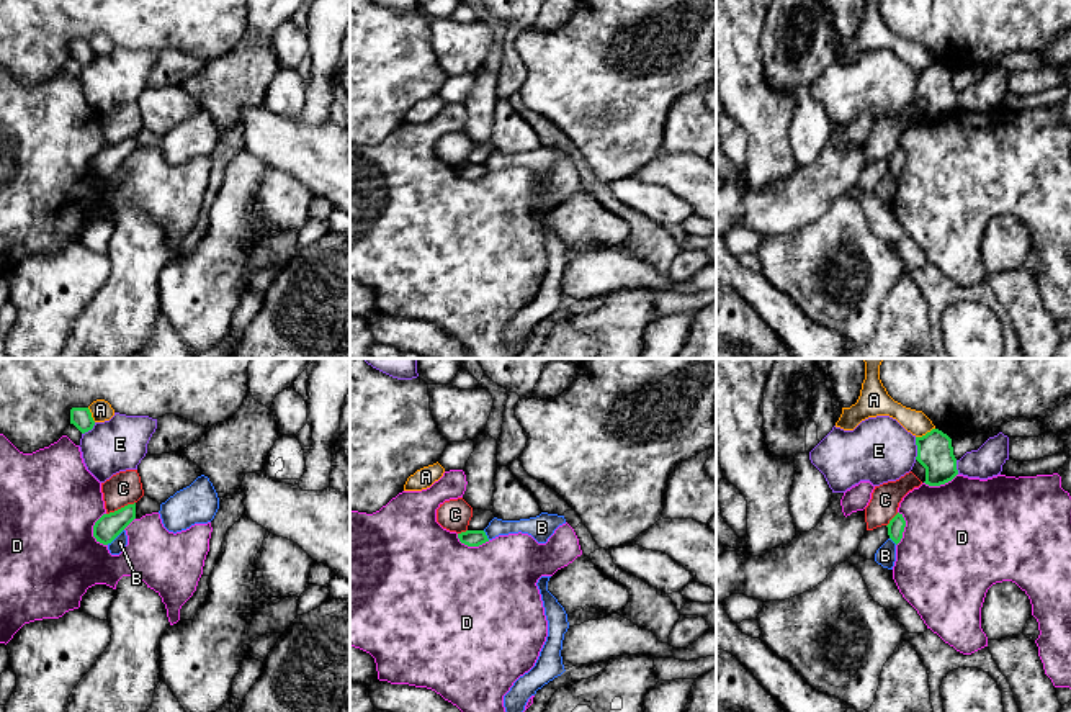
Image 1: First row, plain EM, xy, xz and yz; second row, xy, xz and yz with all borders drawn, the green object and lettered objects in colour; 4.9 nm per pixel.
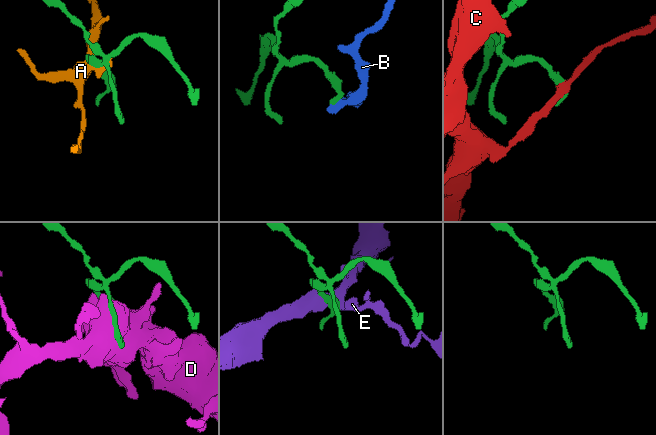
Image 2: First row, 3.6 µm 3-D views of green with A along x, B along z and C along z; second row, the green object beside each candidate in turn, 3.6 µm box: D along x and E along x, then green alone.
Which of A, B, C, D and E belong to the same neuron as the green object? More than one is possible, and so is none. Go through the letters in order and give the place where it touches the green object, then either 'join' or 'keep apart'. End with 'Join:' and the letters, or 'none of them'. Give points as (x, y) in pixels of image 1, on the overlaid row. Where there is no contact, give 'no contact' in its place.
A: yz (926, 434) | keep apart
B: xy (115, 537) | keep apart
C: xy (121, 508) | keep apart
D: xy (94, 529) | keep apart
E: yz (918, 449) | keep apart
Join: none of them

